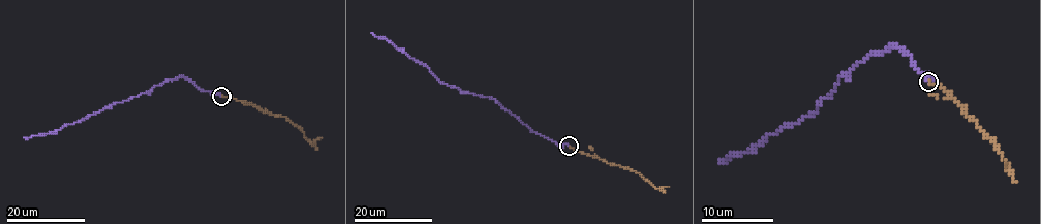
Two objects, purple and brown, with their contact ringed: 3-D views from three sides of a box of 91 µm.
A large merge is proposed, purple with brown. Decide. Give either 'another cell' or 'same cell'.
same cell

